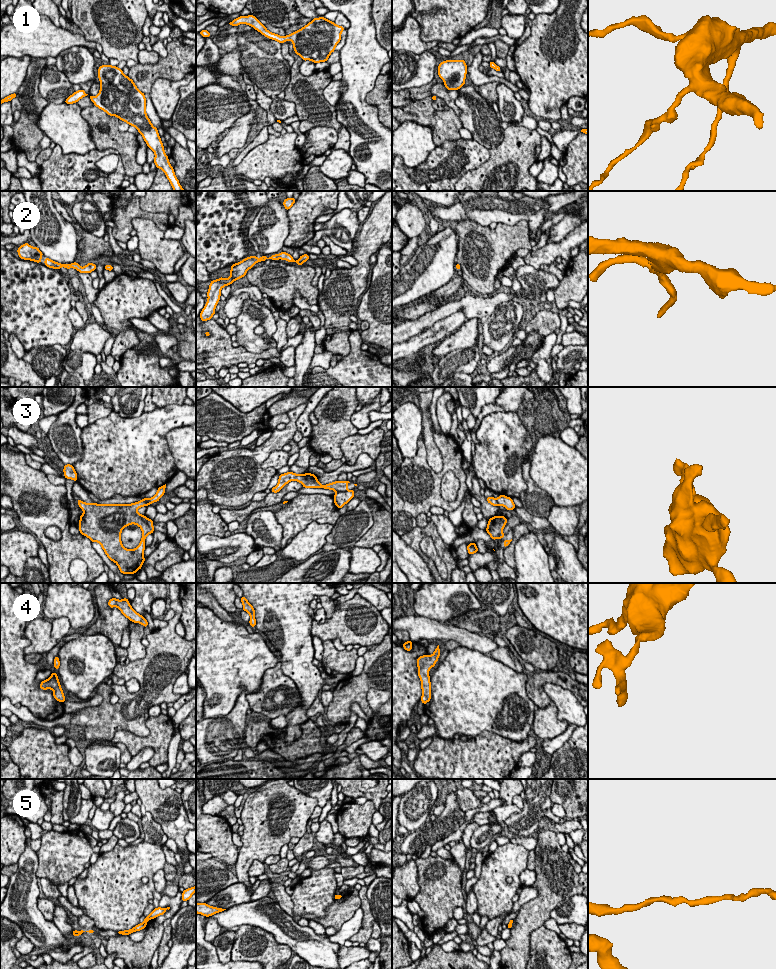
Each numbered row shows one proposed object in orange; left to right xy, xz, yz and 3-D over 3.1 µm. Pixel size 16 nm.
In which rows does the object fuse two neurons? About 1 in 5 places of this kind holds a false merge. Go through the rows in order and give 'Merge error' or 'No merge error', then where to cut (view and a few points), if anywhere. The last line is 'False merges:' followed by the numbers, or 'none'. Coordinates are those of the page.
1: No merge error. No split
2: No merge error. No split
3: Merge error. Split along xz (347, 490), (337, 493)
4: No merge error. No split
5: No merge error. No split
False merges: 3

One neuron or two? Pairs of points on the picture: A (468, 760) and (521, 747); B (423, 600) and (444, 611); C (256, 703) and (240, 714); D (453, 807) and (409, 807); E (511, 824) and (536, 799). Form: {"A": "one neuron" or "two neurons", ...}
{"A": "one neuron", "B": "one neuron", "C": "two neurons", "D": "two neurons", "E": "one neuron"}

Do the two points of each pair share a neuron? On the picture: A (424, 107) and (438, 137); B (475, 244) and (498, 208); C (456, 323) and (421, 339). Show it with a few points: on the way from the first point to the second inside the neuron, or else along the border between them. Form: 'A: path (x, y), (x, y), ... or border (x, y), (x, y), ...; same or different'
A: path (428, 114), (438, 124), (438, 130); same
B: border (464, 220), (473, 220), (481, 225), (488, 226); different
C: path (447, 326), (433, 337), (430, 337); same

